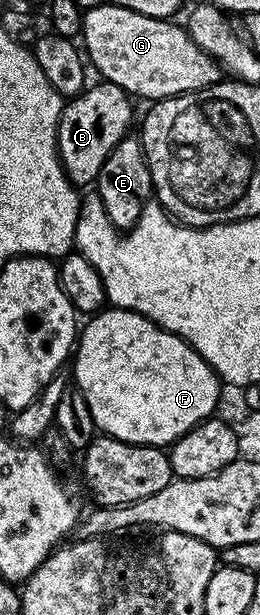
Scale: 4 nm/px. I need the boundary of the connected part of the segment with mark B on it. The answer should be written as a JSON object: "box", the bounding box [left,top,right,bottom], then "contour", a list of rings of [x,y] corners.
{"box":[57,82,133,186],"contour":[[[108,82],[86,87],[84,92],[72,97],[62,107],[57,123],[57,153],[63,170],[74,186],[92,185],[96,181],[107,154],[124,136],[130,135],[129,123],[133,120],[133,104],[130,93]]]}

